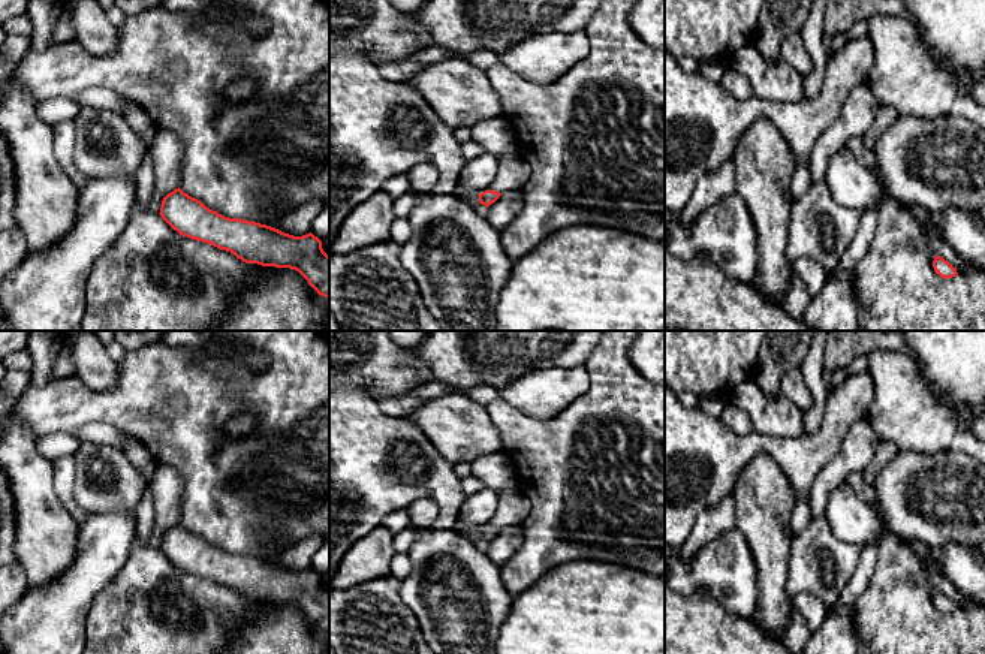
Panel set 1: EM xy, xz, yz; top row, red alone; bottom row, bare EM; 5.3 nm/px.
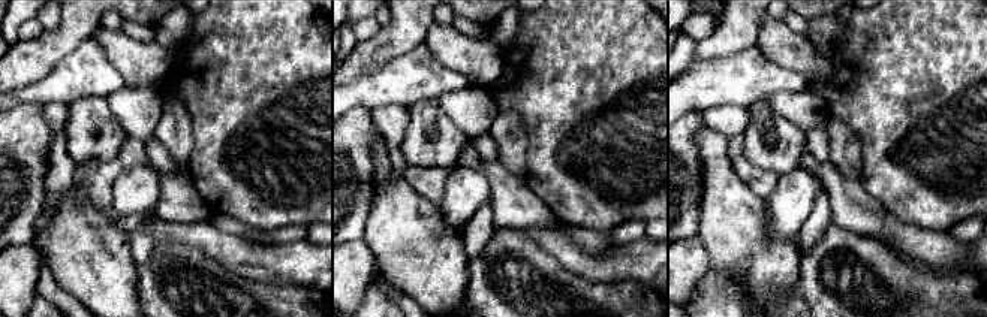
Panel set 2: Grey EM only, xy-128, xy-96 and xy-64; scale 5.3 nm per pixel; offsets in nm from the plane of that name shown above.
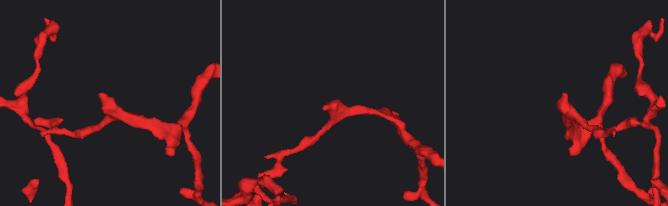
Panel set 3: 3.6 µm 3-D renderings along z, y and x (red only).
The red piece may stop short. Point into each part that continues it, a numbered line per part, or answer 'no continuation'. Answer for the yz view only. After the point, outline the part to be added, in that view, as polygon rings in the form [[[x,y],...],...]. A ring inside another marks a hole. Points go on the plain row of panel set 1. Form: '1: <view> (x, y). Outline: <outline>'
no continuation

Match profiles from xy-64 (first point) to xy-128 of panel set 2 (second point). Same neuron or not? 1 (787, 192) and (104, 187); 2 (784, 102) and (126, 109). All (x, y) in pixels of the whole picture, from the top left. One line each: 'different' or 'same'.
1: different
2: same

